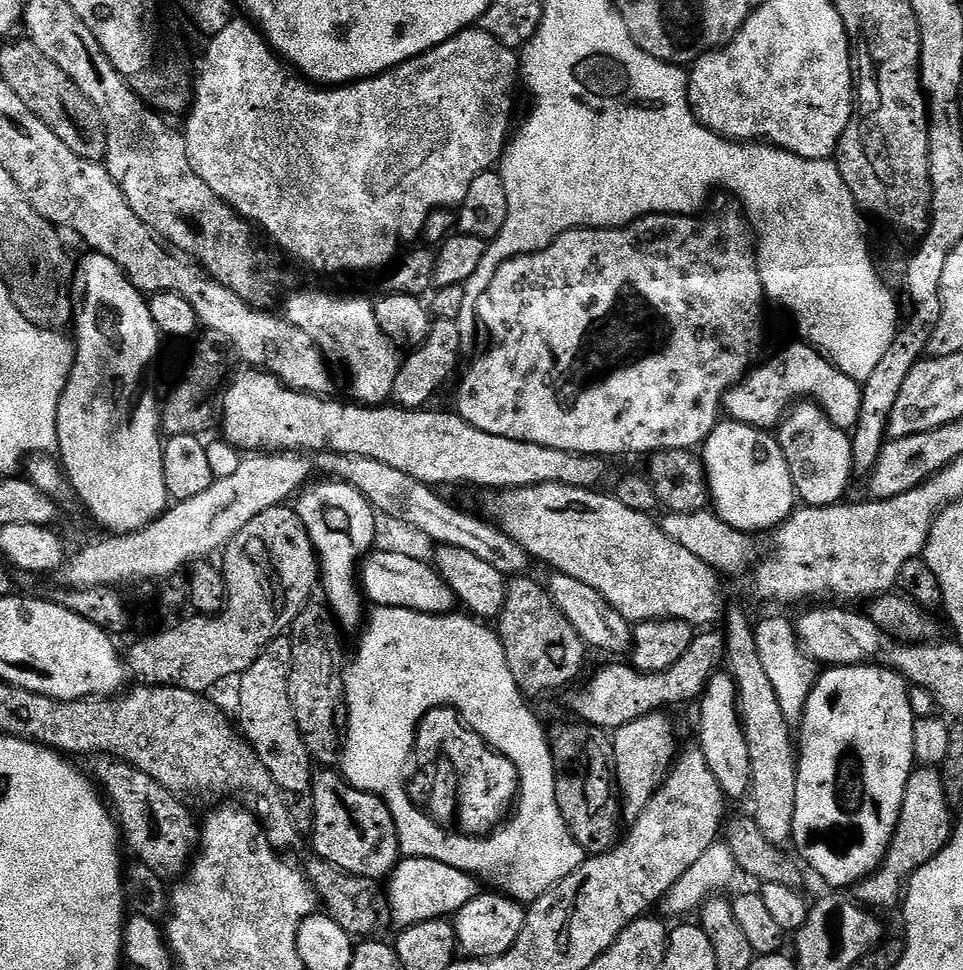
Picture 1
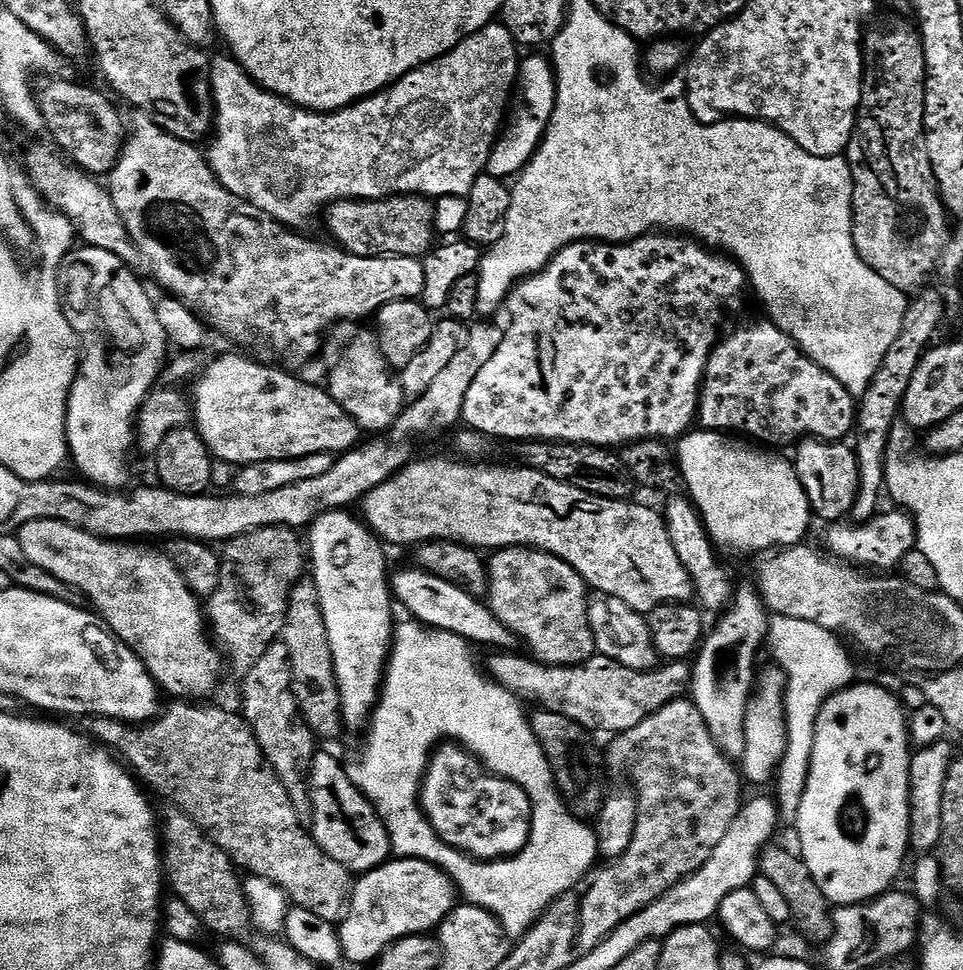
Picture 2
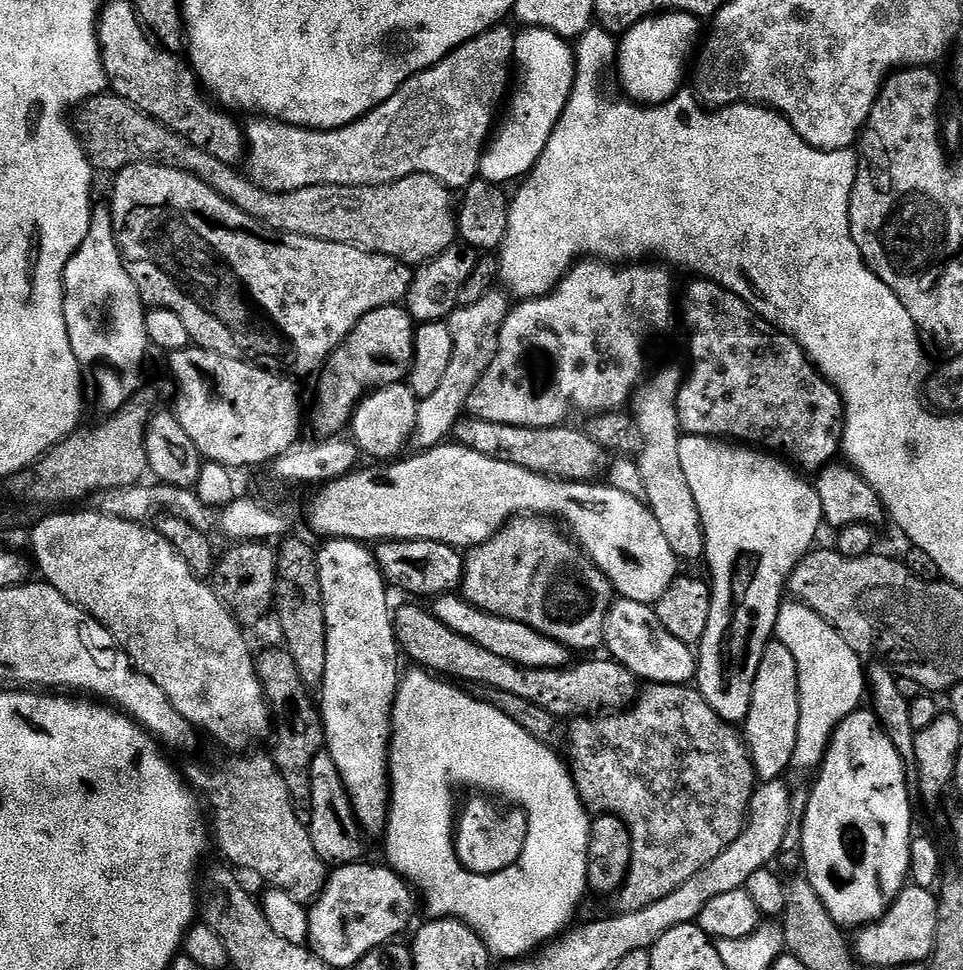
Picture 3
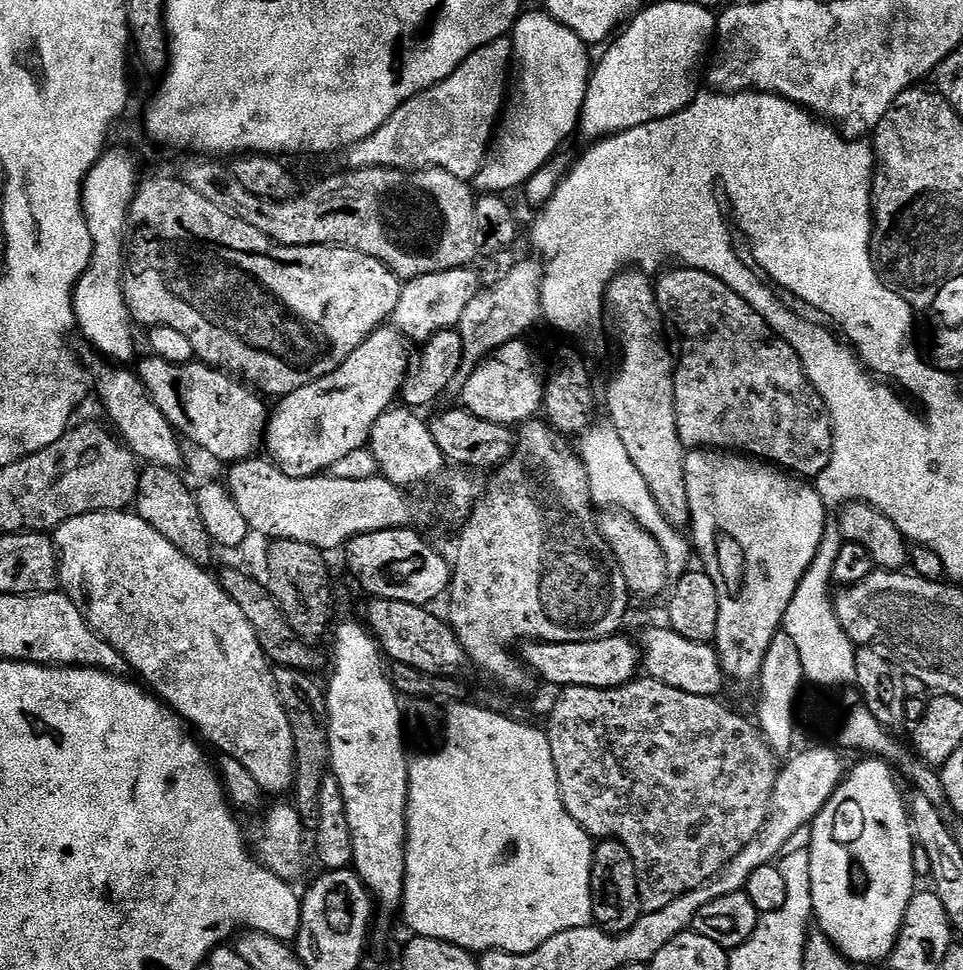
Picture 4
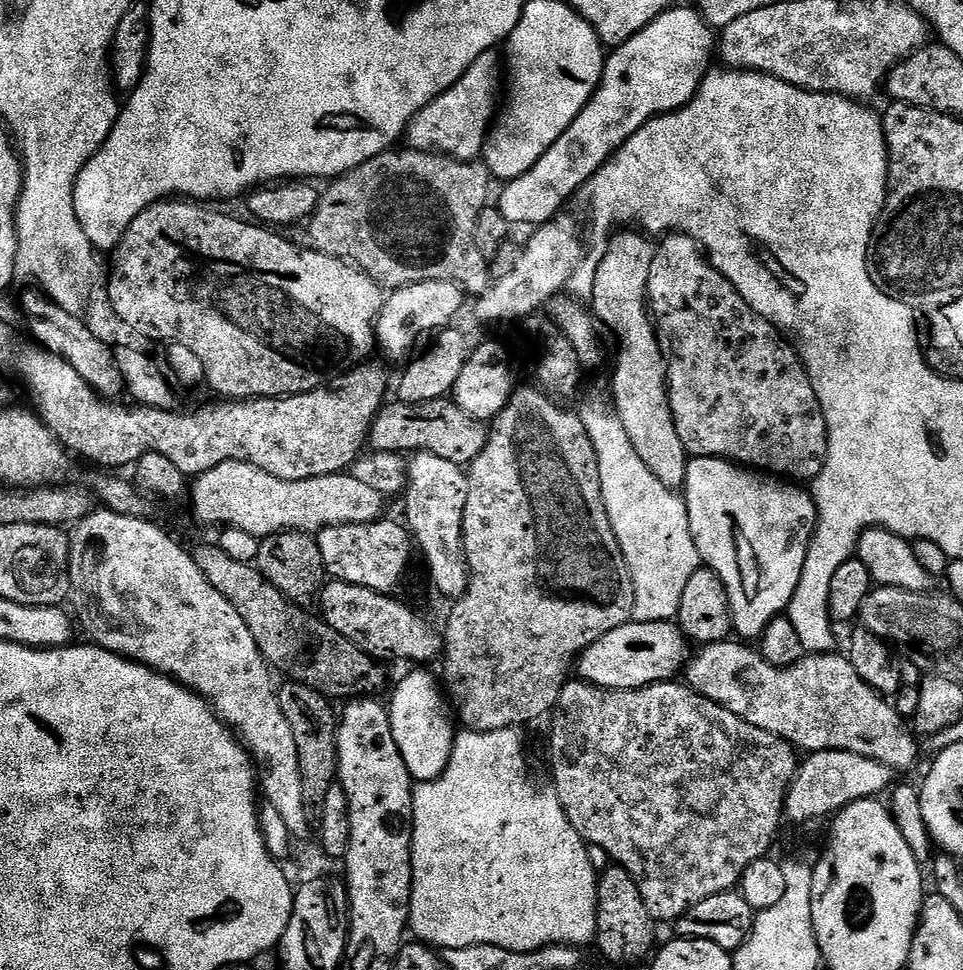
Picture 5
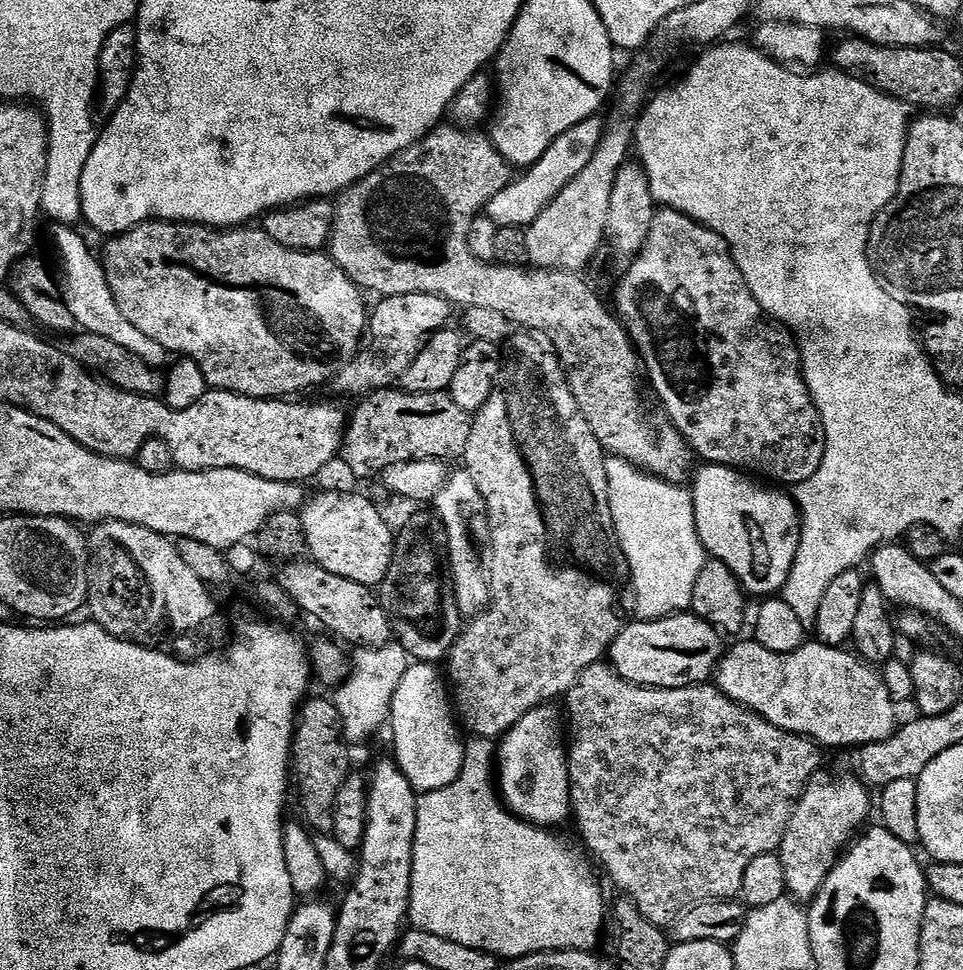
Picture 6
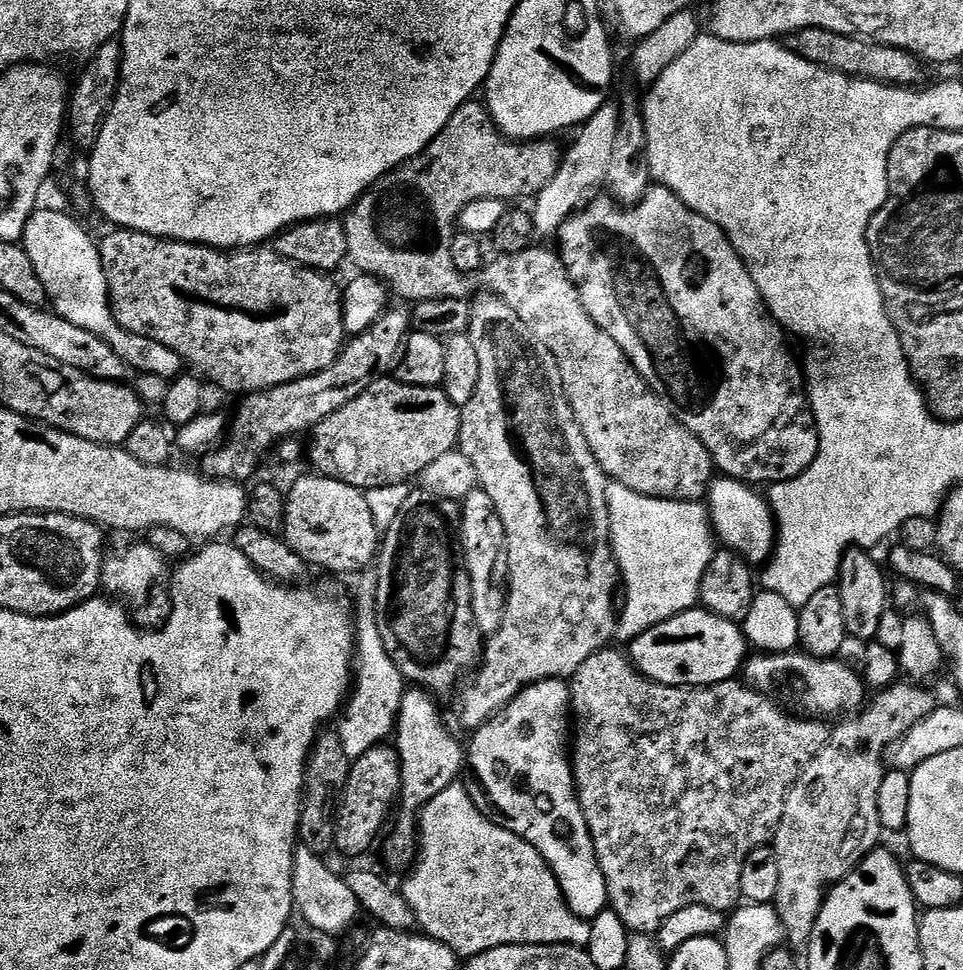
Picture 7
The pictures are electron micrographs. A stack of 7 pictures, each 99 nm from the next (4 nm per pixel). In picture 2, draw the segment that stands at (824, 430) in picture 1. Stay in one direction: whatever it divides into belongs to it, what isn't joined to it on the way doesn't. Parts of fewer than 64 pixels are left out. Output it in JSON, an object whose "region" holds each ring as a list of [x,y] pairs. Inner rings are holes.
{"region":[[[805,438],[795,445],[796,476],[802,482],[802,490],[808,499],[808,505],[817,517],[827,522],[840,522],[851,513],[856,495],[860,490],[860,467],[855,451],[847,448],[844,442],[829,442]]]}

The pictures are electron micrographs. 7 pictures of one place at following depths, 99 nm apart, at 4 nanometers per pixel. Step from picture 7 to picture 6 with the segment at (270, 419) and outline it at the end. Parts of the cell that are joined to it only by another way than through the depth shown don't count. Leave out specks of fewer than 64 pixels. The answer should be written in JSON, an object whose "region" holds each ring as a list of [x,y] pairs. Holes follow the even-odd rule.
{"region":[[[398,294],[383,297],[379,303],[377,308],[371,309],[368,327],[364,333],[364,339],[360,342],[360,348],[356,351],[356,356],[336,375],[334,387],[344,396],[363,398],[383,388],[397,387],[403,381],[406,370],[410,370],[410,362],[414,362],[414,358],[418,358],[425,340],[432,333],[447,329],[449,327],[448,319],[454,312],[453,305],[449,304],[447,300],[443,300],[438,294]]]}

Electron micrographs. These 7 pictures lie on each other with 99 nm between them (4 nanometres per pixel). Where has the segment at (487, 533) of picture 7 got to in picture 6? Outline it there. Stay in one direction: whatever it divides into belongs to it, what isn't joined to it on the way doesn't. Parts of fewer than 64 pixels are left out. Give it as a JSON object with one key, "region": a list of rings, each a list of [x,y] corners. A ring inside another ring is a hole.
{"region":[[[458,468],[449,475],[448,482],[444,484],[442,490],[436,495],[434,501],[434,507],[436,512],[440,516],[444,526],[449,530],[448,532],[448,544],[446,540],[446,546],[448,546],[448,568],[453,581],[453,588],[455,590],[456,601],[458,602],[459,612],[463,619],[469,620],[476,616],[482,615],[487,612],[491,607],[491,596],[489,594],[488,581],[483,570],[481,561],[478,562],[478,554],[475,548],[472,546],[472,540],[470,534],[467,531],[467,523],[474,519],[476,516],[480,517],[485,513],[485,499],[482,498],[481,491],[478,490],[478,484],[474,482],[474,478],[471,477],[470,473],[465,468]]]}

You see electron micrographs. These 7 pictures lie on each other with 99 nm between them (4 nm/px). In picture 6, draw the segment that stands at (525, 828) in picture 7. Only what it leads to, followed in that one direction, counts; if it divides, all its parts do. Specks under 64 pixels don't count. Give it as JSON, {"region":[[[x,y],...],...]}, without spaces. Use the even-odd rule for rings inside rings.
{"region":[[[556,706],[530,710],[498,744],[498,788],[505,805],[520,819],[549,830],[569,823],[572,791],[568,773],[566,728]],[[561,724],[561,725],[560,725]],[[501,743],[501,744],[500,744]]]}

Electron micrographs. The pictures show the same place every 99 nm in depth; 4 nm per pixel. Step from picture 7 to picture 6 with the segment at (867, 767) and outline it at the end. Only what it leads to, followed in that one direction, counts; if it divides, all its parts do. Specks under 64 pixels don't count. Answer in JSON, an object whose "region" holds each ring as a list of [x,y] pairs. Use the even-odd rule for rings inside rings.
{"region":[[[824,775],[813,776],[805,786],[778,849],[786,870],[787,895],[797,902],[810,902],[822,890],[830,870],[834,870],[849,845],[865,831],[868,815],[874,812],[873,793],[863,780],[855,775]]]}

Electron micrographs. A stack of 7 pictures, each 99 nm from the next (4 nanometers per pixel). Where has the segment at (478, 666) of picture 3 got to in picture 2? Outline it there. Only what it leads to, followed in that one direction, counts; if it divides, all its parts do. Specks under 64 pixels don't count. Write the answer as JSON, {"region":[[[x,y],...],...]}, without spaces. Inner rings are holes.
{"region":[[[500,650],[486,663],[486,671],[492,681],[500,684],[510,694],[514,694],[517,700],[528,706],[545,708],[554,714],[562,714],[574,722],[578,722],[587,728],[589,733],[608,732],[607,734],[619,734],[626,730],[634,730],[638,722],[646,722],[650,714],[662,710],[675,700],[685,699],[692,683],[692,664],[688,660],[674,660],[661,663],[649,672],[642,670],[630,670],[630,666],[622,666],[622,662],[614,662],[610,658],[599,654],[591,656],[581,664],[541,664],[531,655],[519,656],[516,650]]]}

